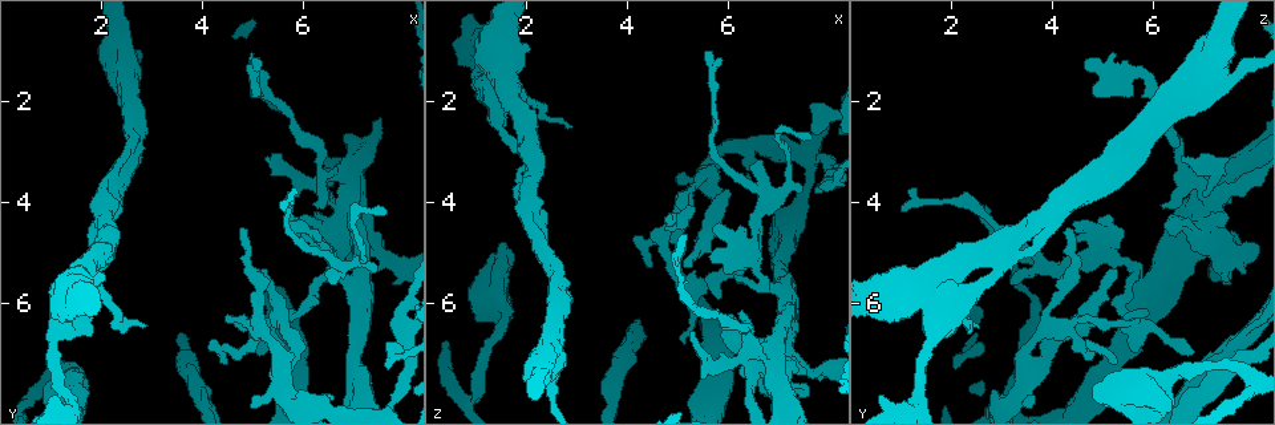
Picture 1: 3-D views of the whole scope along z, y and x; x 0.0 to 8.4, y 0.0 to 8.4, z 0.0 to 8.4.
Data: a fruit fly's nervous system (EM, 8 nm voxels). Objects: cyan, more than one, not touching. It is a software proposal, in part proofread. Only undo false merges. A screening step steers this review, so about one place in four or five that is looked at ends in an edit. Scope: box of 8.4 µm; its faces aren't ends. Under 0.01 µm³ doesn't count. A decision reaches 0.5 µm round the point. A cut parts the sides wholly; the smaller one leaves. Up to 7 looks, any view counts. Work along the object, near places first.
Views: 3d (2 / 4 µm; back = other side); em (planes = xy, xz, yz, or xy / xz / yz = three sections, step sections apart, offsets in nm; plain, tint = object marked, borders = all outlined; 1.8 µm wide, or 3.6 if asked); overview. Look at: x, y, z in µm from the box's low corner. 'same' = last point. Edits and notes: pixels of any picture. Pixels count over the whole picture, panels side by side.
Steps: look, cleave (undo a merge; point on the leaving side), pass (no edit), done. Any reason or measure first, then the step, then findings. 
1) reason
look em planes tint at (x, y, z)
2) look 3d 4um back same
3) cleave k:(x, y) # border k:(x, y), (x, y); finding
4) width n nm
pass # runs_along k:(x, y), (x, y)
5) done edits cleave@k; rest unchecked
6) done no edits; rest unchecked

a narrow waist
look em xy step 4 plain at (5.10, 1.35, 5.55)

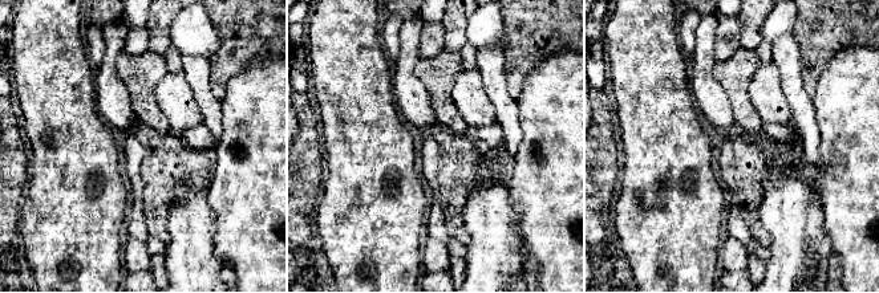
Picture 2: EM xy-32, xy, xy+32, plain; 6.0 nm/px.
with the object marked
look em xy step 4 tint same

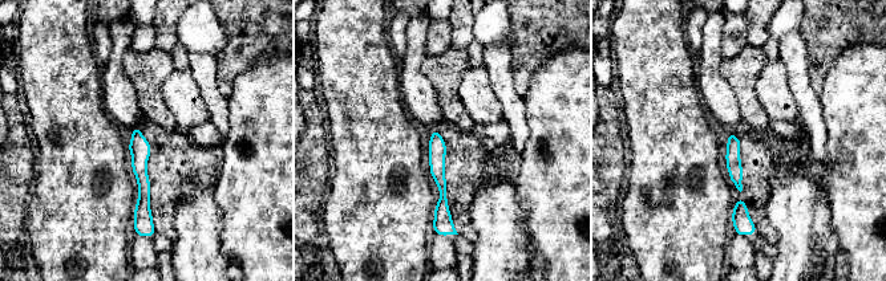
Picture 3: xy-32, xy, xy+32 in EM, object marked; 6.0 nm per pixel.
pass # runs_along 3:(136, 131), (144, 182), (140, 222); one neuron here

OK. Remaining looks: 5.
thick turns thin
look em 3.6um planes tint at (1.45, 7.75, 5.90)

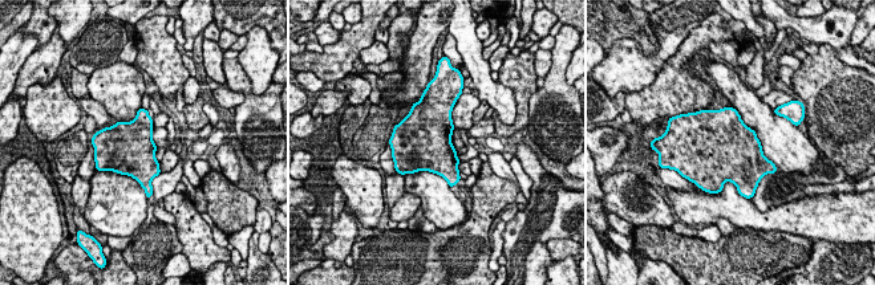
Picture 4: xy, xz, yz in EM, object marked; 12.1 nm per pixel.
pass # all the same neuron

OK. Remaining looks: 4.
sudden change in width
look em xy step 8 tint at (5.25, 6.55, 3.85)

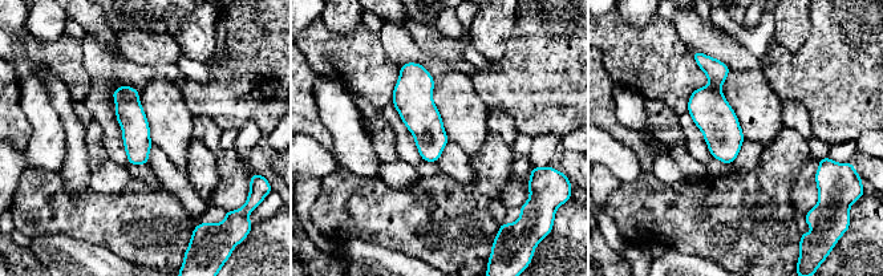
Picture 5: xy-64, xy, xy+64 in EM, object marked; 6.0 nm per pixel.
another direction
look em planes tint same

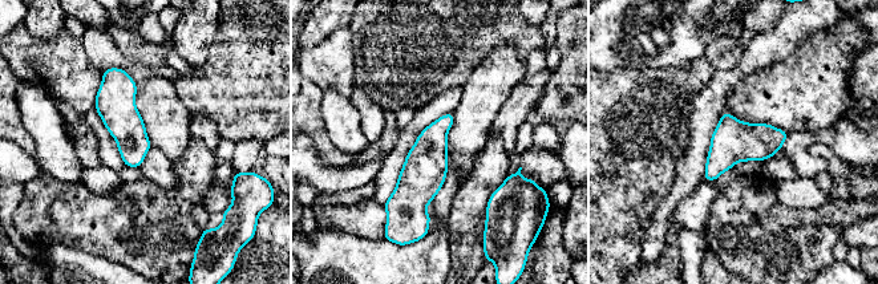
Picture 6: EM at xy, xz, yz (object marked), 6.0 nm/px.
width 220 nm
pass # one neuron here

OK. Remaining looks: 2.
done no edits; rest unchecked

